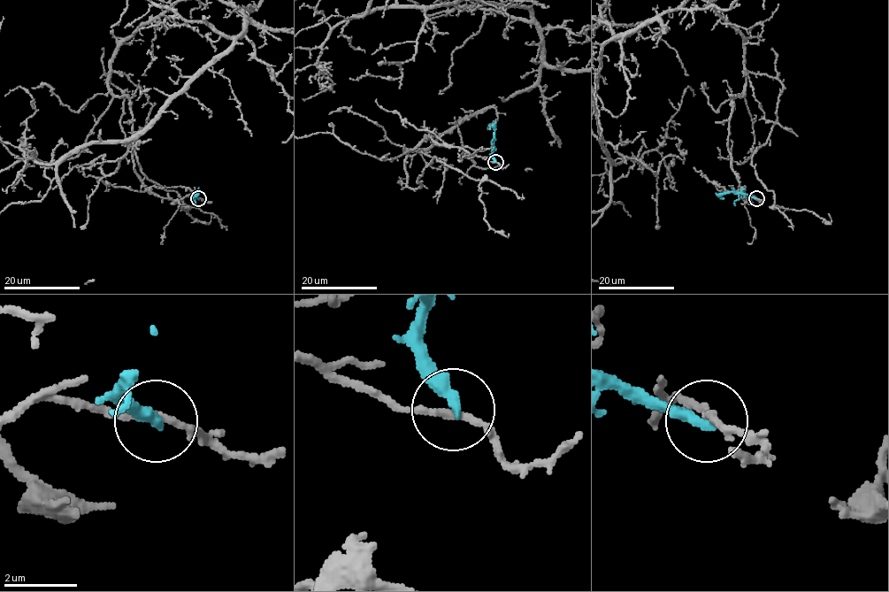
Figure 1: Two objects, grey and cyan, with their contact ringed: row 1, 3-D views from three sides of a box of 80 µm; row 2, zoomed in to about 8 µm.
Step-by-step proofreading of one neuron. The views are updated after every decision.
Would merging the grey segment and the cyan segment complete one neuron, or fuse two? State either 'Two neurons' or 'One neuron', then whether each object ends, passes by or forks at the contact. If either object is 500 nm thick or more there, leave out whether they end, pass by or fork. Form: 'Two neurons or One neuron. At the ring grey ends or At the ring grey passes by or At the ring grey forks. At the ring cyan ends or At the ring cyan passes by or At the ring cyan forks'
Two neurons. At the ring grey passes by. At the ring cyan ends

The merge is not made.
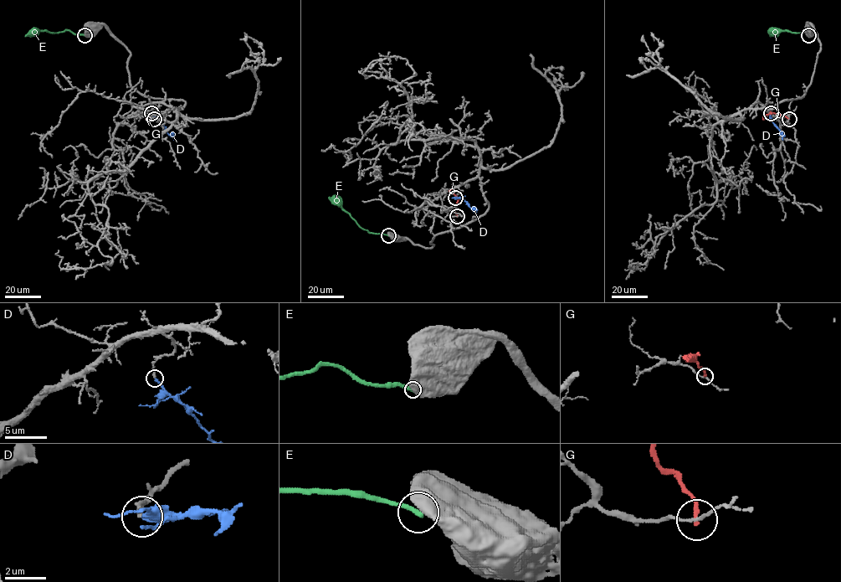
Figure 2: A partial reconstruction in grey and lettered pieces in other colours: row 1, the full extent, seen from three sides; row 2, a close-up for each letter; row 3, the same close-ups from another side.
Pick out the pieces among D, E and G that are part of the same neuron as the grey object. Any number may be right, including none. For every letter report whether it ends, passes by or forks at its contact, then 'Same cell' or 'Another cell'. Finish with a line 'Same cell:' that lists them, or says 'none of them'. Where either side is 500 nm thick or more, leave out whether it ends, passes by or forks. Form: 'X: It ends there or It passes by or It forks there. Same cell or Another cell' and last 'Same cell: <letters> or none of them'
D: It ends there. Another cell
E: Another cell
G: It ends there. Another cell
Same cell: none of them

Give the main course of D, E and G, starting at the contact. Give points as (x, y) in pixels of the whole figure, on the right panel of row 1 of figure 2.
D: (771, 113), (771, 120), (782, 134), (779, 135)
E: (808, 35), (806, 30), (800, 33), (781, 31), (770, 36)
G: (789, 119), (774, 112), (766, 115), (763, 119)

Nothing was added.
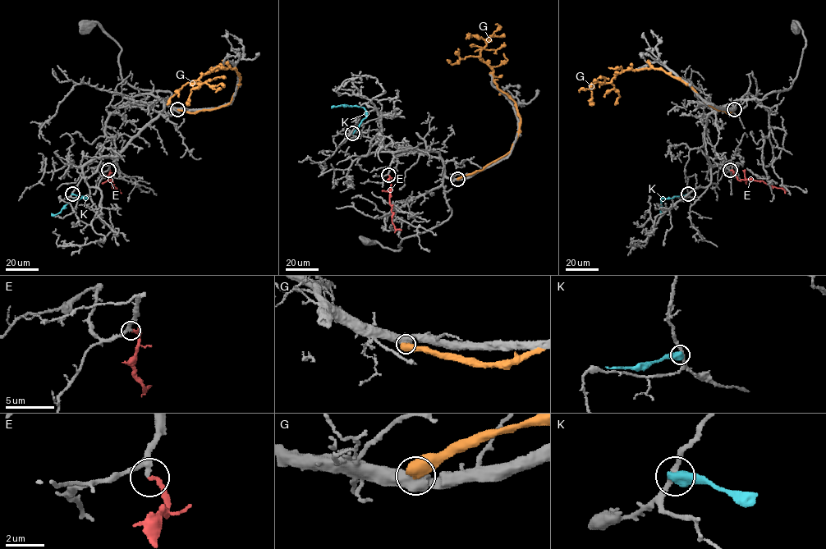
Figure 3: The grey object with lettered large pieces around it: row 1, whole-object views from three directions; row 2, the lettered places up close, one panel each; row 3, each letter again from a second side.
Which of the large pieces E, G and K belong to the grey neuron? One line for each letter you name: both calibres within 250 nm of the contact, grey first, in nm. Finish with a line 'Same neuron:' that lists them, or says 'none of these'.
E: Thickness 200 nm (grey) against 240 nm
Same neuron: E

